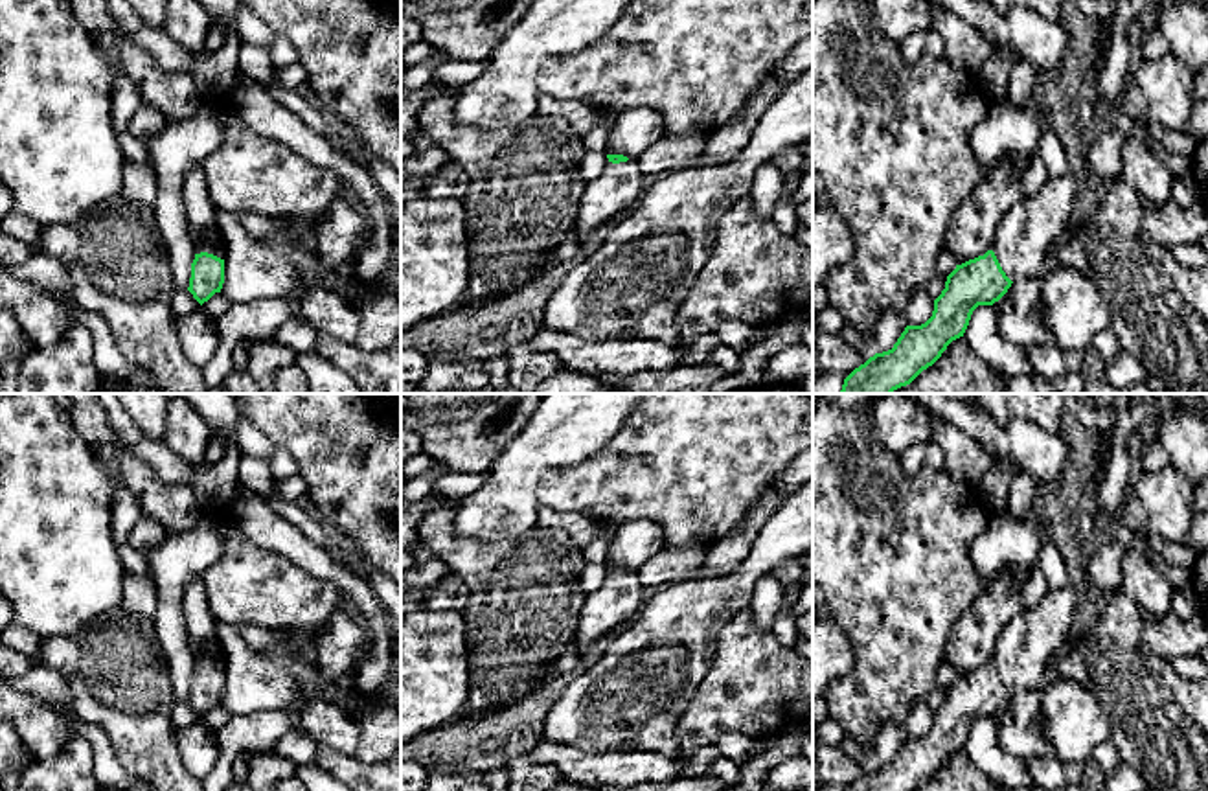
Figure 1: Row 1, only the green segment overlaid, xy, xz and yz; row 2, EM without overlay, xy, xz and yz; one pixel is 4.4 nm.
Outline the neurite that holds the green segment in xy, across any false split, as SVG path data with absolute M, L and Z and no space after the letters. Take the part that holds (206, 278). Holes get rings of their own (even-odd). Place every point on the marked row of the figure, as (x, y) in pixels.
M224 237L202 239L195 245L195 259L191 263L191 278L188 291L200 305L222 289L224 256Z

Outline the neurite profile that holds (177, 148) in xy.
M204 101L189 118L165 123L149 142L151 162L158 177L154 217L167 245L175 289L188 289L195 243L184 210L186 173L222 145L221 101Z

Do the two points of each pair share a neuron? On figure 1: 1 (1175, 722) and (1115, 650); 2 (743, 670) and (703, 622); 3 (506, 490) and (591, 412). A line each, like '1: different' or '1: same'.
1: same
2: different
3: same

